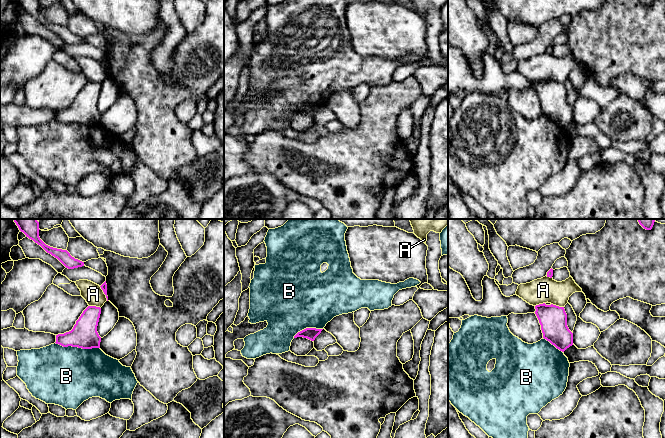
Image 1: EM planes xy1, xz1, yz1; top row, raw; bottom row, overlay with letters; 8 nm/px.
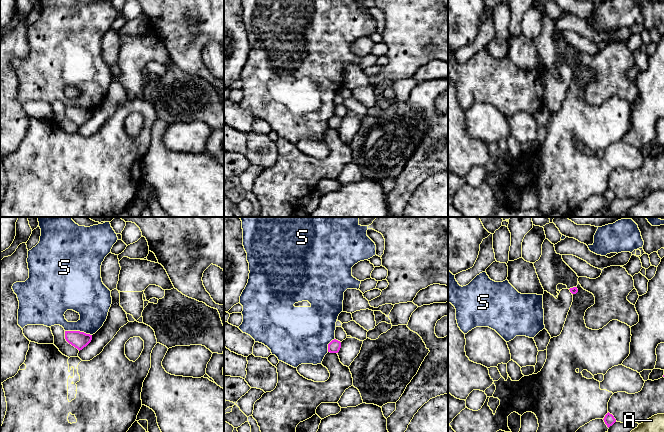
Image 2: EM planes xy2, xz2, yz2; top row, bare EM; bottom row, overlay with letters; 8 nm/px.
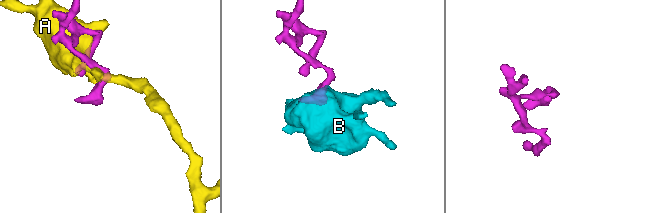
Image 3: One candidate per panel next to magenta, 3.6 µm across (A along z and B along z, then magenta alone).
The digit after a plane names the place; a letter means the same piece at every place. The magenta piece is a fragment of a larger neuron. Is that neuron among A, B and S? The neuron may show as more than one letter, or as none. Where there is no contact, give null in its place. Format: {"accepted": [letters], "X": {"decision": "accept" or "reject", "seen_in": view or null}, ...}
{"accepted": [], "A": {"decision": "reject", "seen_in": "xy1"}, "B": {"decision": "reject", "seen_in": "xy1"}, "S": {"decision": "reject", "seen_in": "xy2"}}

